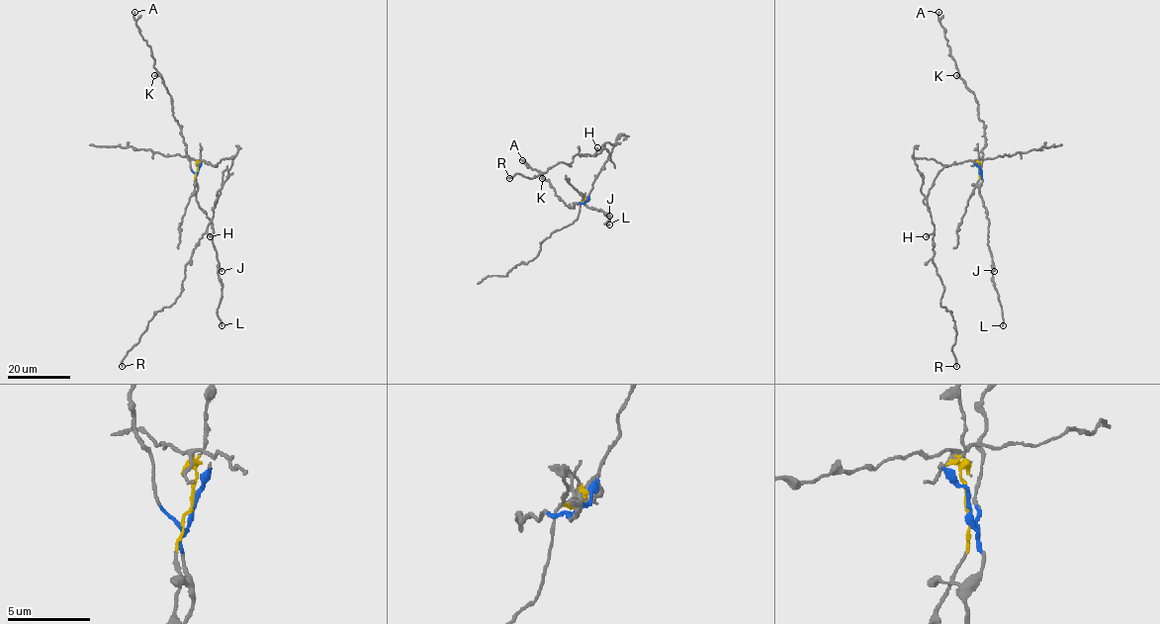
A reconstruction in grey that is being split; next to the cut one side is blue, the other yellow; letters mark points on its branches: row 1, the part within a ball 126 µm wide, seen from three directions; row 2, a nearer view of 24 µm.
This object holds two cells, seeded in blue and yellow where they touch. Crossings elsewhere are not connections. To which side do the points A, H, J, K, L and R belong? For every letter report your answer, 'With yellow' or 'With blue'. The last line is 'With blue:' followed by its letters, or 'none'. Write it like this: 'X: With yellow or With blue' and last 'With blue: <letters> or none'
A: With blue
H: With yellow
J: With blue
K: With blue
L: With blue
R: With yellow
With blue: A, J, K, L

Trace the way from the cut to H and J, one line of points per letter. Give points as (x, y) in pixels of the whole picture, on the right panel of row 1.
H: (979, 170), (976, 160), (944, 165), (932, 158), (913, 158), (923, 178), (923, 202), (934, 225), (926, 236)
J: (979, 170), (982, 183), (978, 188), (989, 220), (988, 243), (994, 270)

